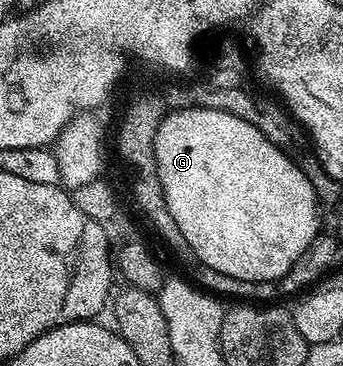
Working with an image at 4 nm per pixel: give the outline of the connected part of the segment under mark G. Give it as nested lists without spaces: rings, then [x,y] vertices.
[[[192,108],[169,111],[163,117],[154,138],[154,158],[158,162],[158,178],[162,182],[162,194],[166,198],[166,206],[173,216],[174,222],[178,222],[178,230],[182,230],[182,238],[186,238],[189,253],[197,256],[203,267],[210,270],[218,270],[218,274],[230,274],[230,278],[238,278],[246,282],[270,282],[280,280],[286,273],[301,263],[302,257],[315,243],[318,233],[321,231],[321,208],[317,204],[316,191],[310,186],[310,178],[307,177],[303,167],[289,153],[283,152],[258,126],[250,126],[250,122],[242,122],[229,112],[223,112],[217,108]]]

